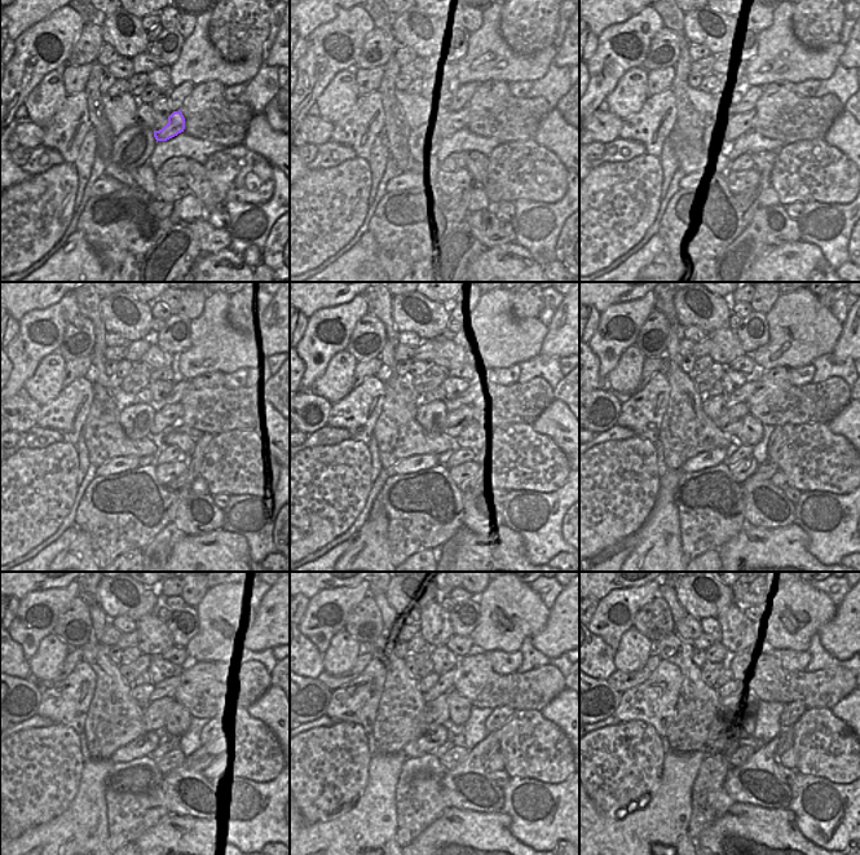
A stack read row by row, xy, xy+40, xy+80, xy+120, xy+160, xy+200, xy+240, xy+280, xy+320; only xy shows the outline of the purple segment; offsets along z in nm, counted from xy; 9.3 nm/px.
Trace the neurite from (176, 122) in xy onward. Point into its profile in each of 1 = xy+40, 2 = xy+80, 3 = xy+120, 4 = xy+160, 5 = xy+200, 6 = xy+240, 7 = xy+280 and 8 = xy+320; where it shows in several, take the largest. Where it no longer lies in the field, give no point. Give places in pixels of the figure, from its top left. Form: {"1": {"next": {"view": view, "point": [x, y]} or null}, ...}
{"1": {"next": {"view": "xy+40", "point": [457, 122]}}, "2": {"next": {"view": "xy+80", "point": [744, 123]}}, "3": {"next": {"view": "xy+120", "point": [168, 417]}}, "4": {"next": {"view": "xy+160", "point": [464, 413]}}, "5": {"next": {"view": "xy+200", "point": [731, 423]}}, "6": {"next": {"view": "xy+240", "point": [153, 709]}}, "7": {"next": {"view": "xy+280", "point": [437, 712]}}, "8": {"next": {"view": "xy+320", "point": [727, 710]}}}

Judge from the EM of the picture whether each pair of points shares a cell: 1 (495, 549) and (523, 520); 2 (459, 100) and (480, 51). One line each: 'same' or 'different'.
1: different
2: different

